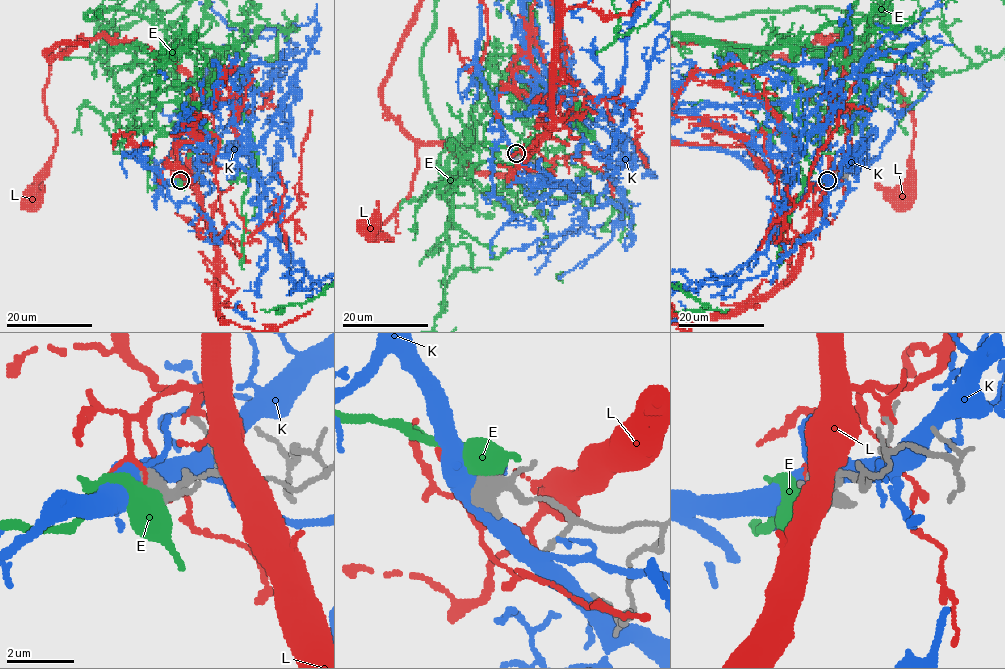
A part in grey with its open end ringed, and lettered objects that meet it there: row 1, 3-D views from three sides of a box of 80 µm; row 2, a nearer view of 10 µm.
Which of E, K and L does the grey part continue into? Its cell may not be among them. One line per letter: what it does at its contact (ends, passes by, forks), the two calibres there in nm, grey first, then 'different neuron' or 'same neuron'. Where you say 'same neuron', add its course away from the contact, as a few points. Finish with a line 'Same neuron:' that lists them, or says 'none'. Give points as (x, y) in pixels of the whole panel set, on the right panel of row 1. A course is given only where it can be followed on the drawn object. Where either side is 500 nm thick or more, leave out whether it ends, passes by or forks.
E: calibres 400 and 500 nm; same neuron
K: it forks; calibres 400 and 480 nm; different neuron
L: it passes by; calibres 380 and 70 nm; different neuron
Same neuron: E

